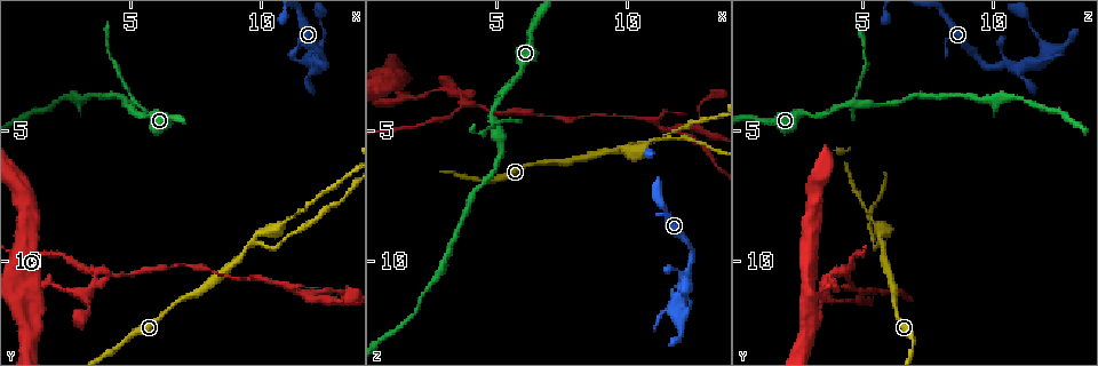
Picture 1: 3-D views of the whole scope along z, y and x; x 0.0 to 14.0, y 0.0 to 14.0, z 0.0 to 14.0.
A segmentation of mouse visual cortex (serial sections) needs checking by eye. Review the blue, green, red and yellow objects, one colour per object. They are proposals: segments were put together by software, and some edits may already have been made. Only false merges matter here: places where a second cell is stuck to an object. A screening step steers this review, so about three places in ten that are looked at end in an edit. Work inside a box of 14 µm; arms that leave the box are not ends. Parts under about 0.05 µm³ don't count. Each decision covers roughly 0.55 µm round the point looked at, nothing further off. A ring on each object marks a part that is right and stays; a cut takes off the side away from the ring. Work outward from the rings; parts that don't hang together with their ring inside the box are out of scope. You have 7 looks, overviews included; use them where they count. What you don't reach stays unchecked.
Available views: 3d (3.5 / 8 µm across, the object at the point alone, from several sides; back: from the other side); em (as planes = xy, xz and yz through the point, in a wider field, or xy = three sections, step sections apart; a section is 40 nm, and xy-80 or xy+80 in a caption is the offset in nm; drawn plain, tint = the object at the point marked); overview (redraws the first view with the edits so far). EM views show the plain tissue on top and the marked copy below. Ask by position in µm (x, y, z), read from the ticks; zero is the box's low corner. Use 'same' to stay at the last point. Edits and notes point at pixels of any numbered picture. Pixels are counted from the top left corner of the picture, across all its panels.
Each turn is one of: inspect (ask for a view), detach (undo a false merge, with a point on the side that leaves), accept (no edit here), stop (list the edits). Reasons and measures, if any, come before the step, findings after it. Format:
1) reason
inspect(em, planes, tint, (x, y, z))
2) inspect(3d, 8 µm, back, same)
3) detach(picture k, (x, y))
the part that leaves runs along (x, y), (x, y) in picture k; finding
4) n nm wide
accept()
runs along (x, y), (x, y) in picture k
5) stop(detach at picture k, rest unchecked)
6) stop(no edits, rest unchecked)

arms part here
inspect(3d, 3.5 µm, (9.7, 9.2, 5.7))

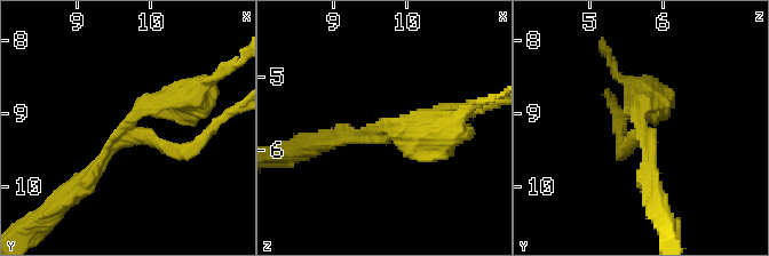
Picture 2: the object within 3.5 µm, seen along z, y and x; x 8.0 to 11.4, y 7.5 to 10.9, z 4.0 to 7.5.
3 arms; arms of 150, 200, 250 nm
inspect(em, planes, tint, (9.60, 9.30, 5.80))

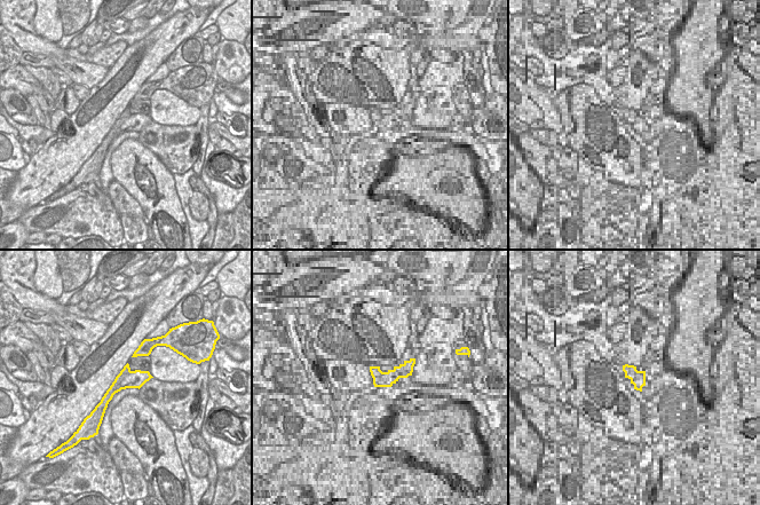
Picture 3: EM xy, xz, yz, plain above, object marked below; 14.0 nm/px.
detach(picture 2, (168, 146))
border along (132, 371), (123, 380), (119, 389) in picture 3; a second cell is stuck on

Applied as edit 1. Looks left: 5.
thick turns thin
inspect(3d, 3.5 µm, (12.0, 2.0, 12.1))

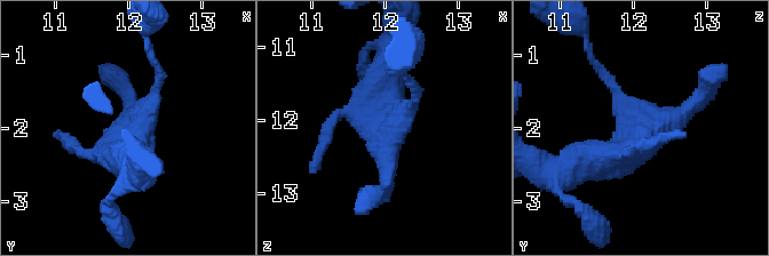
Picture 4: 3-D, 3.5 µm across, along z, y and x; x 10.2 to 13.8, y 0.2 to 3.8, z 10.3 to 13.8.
now the EM
inspect(em, xy, step 1, tint, (12.00, 2.05, 12.15))

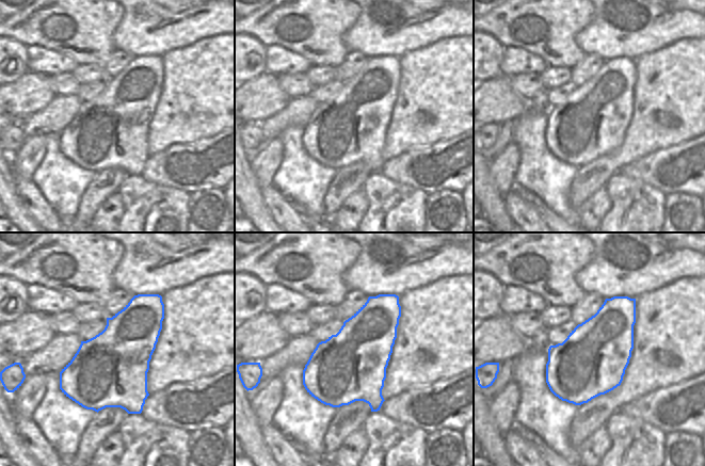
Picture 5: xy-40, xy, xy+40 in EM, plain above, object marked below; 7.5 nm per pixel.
550 nm wide
accept()
runs along (129, 159), (119, 144), (158, 74) in picture 4; all the same cell

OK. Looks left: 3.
sudden change in width
inspect(3d, 8 µm, back, (4.9, 4.1, 4.6))

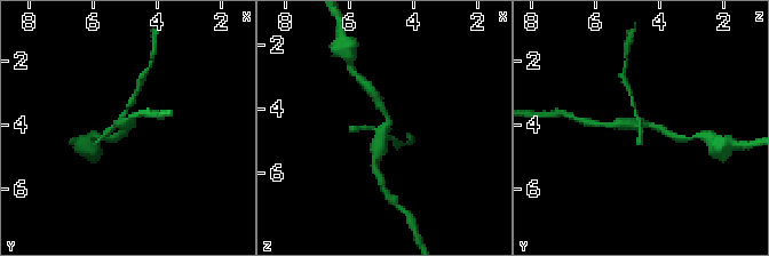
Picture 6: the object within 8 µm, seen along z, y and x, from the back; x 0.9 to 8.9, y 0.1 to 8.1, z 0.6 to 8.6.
inspect(3d, 3.5 µm, (4.9, 4.1, 4.7))

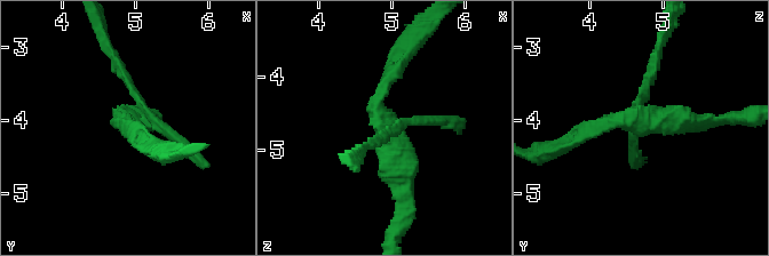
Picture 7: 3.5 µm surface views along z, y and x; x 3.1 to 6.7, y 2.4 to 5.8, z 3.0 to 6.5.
detach(picture 7, (637, 156))
the part that leaves runs along (637, 103), (647, 93), (667, 30) in picture 7; two cells meet here

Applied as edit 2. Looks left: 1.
stop(detach at picture 2, detach at picture 7, rest unchecked)

